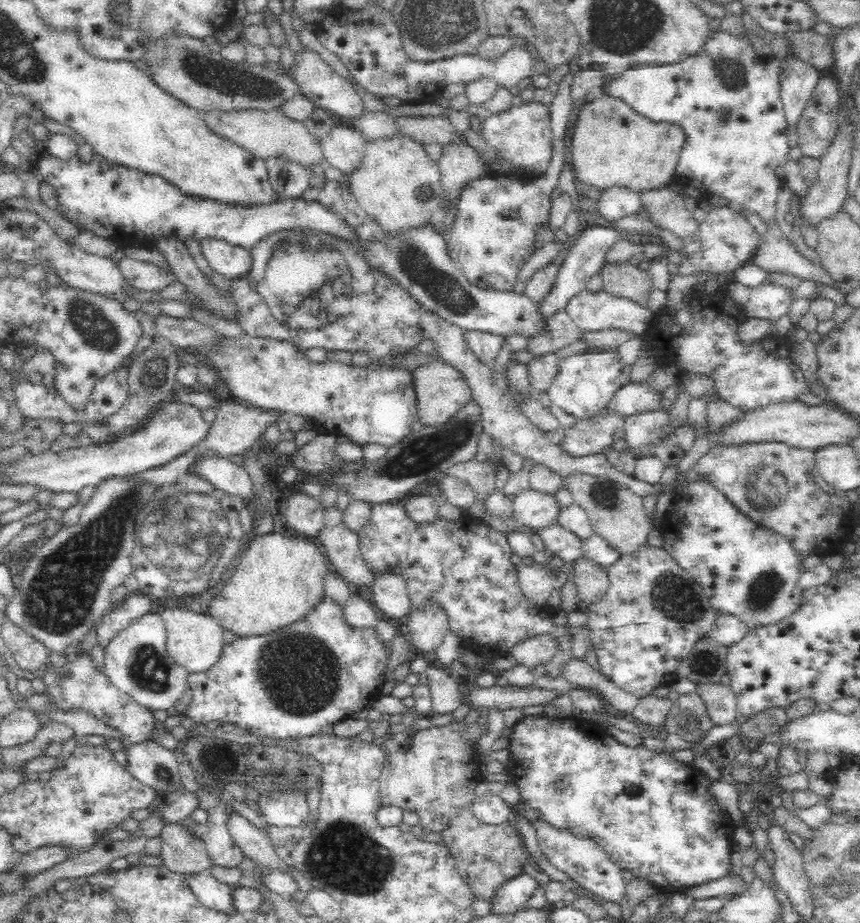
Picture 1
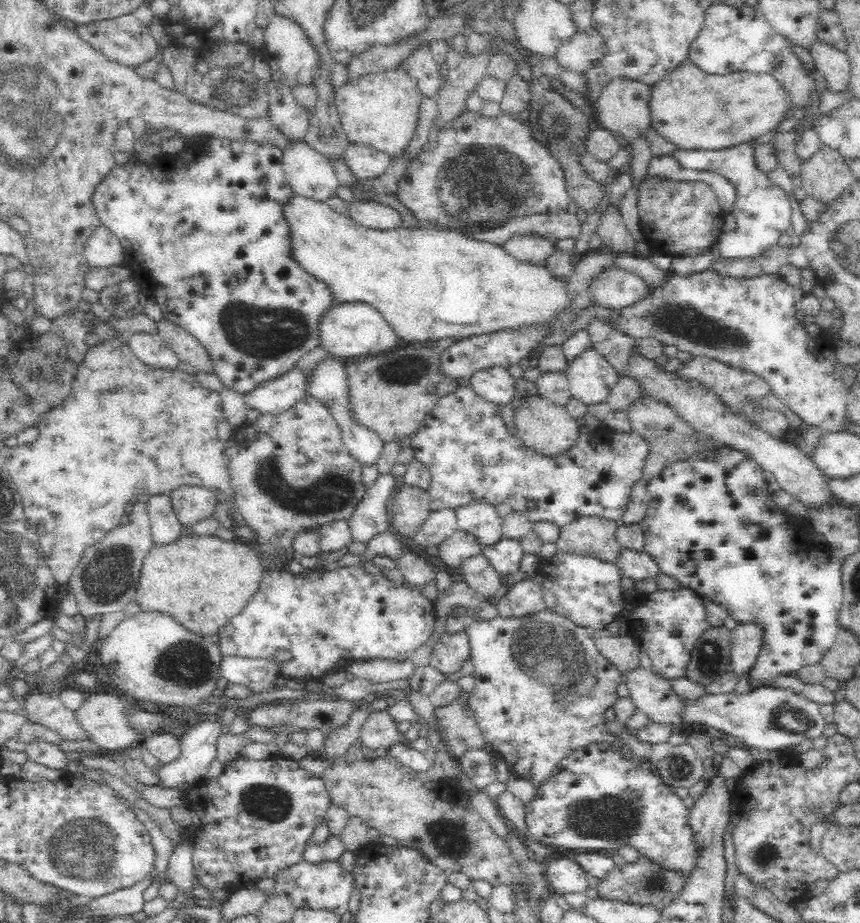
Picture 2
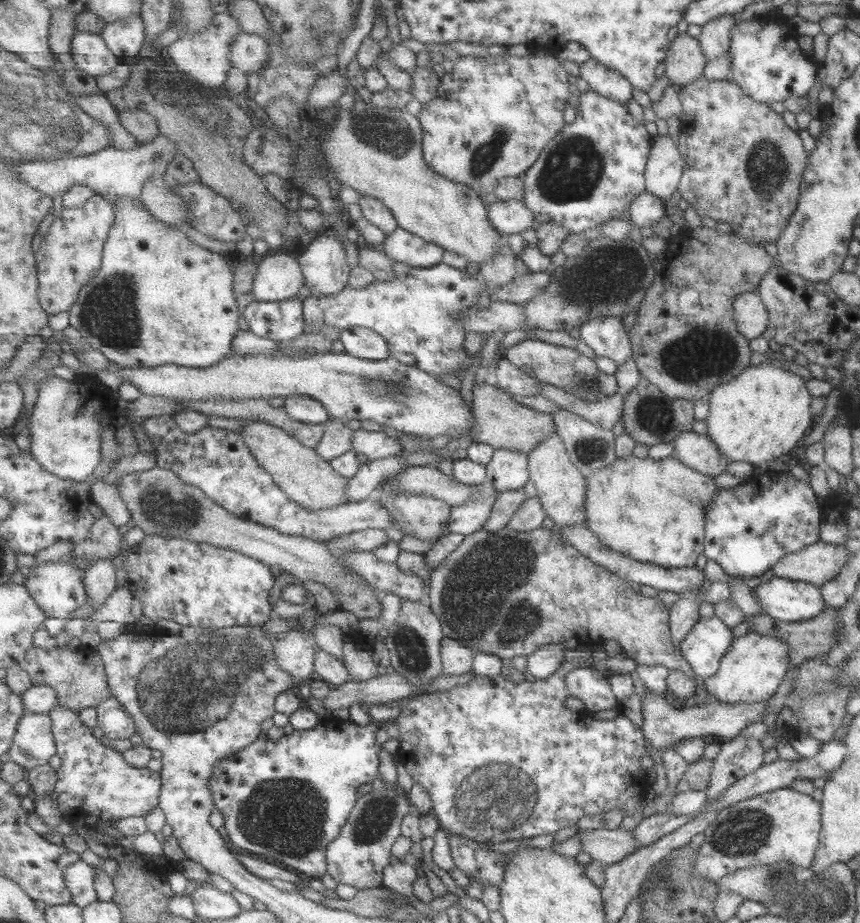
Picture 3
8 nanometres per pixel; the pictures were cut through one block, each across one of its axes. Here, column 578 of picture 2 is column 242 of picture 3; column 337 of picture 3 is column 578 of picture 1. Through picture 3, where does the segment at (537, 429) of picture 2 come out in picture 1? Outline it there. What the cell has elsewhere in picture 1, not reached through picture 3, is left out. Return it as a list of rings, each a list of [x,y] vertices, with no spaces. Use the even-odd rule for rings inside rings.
[[[572,472],[568,476],[562,476],[562,482],[574,503],[586,511],[595,534],[604,538],[620,554],[634,552],[645,544],[646,536],[652,529],[652,520],[648,517],[642,499],[632,491],[609,478],[587,472]]]

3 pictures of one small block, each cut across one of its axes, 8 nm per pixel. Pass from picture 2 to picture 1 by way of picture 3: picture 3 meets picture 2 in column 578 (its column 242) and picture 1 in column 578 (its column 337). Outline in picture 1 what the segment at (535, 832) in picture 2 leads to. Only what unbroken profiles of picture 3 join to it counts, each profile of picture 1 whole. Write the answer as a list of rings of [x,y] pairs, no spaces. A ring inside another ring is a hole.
[[[544,714],[523,715],[512,727],[510,734],[509,758],[512,760],[512,766],[508,769],[519,792],[519,800],[528,808],[538,810],[540,820],[548,823],[551,827],[558,830],[570,831],[570,833],[588,838],[600,850],[606,852],[606,855],[612,859],[614,864],[620,867],[621,871],[630,871],[635,878],[650,882],[660,895],[671,895],[674,893],[683,893],[688,886],[700,885],[732,874],[731,852],[736,845],[734,841],[734,830],[736,826],[730,818],[728,812],[724,812],[712,797],[710,790],[710,778],[698,768],[685,766],[674,760],[668,753],[648,750],[646,746],[628,747],[621,744],[618,740],[608,735],[605,731],[594,724],[593,721],[580,719],[579,717],[560,717],[550,718]]]

